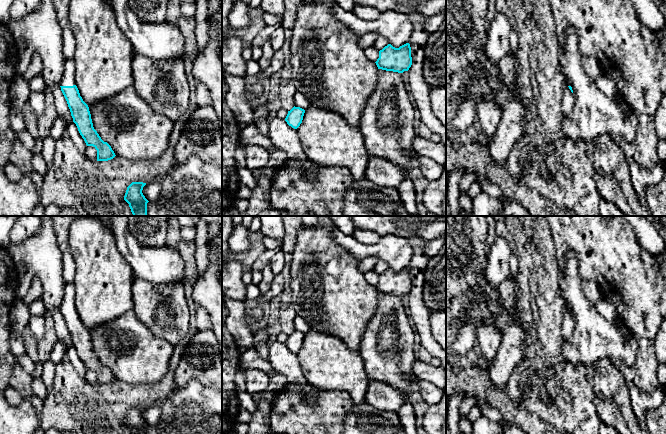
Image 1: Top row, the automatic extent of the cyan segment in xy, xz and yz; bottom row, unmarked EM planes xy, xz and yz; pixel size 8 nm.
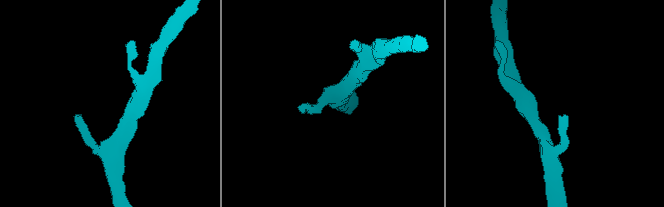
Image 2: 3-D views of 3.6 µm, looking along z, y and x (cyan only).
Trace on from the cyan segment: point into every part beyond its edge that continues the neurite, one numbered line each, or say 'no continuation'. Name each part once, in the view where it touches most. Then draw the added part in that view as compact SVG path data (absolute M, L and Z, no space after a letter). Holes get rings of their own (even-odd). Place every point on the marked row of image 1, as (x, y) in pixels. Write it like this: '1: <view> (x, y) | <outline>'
1: xy (68, 79) | M73 59L66 60L66 67L64 76L60 82L60 86L73 86L76 85L75 81L75 63Z

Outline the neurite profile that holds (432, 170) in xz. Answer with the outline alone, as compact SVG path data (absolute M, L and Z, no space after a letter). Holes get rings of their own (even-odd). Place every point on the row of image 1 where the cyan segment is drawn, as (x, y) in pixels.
M410 151L410 154L412 158L416 158L420 161L421 172L427 178L429 182L440 178L444 170L444 165L441 165L428 157L418 155L414 151Z

